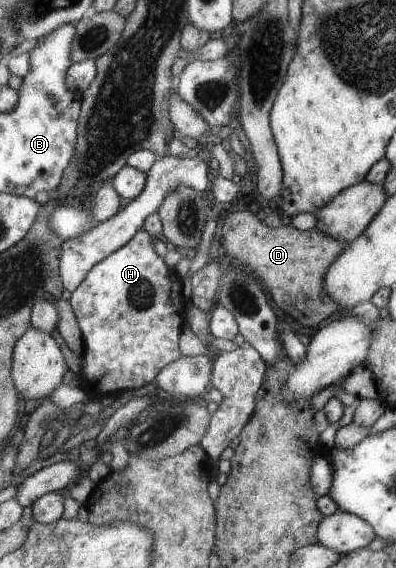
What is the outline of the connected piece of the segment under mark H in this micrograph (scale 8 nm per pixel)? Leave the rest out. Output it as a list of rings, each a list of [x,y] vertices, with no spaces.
[[[143,229],[128,244],[97,264],[85,277],[80,288],[71,292],[68,303],[73,309],[84,345],[81,377],[75,383],[91,400],[105,402],[113,393],[138,390],[153,382],[165,365],[181,357],[179,348],[183,325],[181,279],[155,253],[153,237]]]

